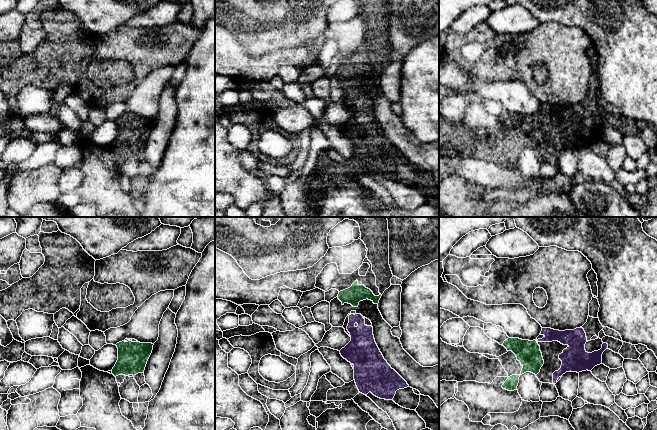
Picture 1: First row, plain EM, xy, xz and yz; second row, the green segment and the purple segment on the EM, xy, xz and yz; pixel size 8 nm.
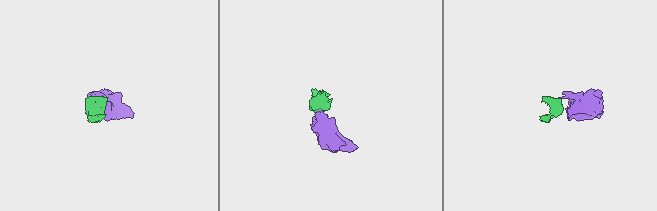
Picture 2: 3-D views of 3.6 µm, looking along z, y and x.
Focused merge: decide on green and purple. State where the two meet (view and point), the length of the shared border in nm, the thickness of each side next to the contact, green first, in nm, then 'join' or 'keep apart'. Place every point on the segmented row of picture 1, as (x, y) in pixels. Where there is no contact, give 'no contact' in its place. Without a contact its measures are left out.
xy (134, 342) | 60 nm | 240/30 nm | join

